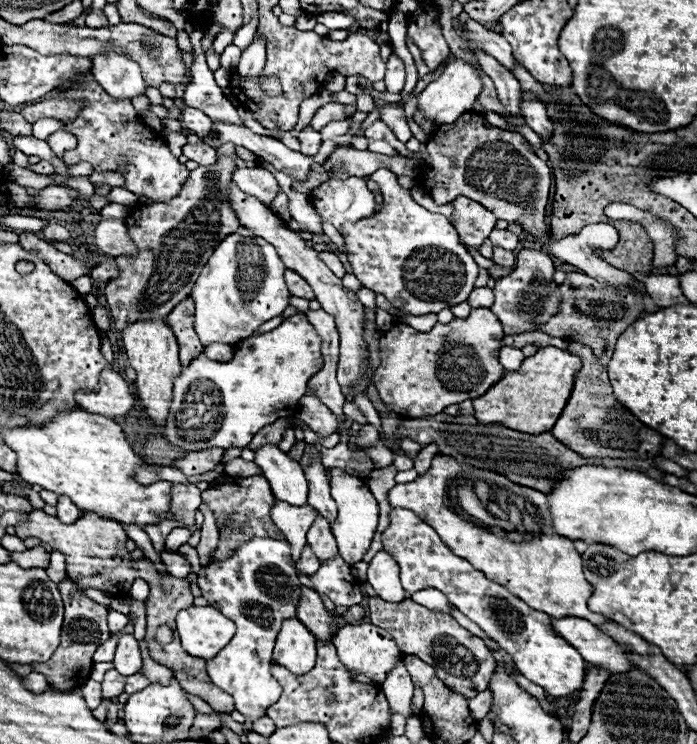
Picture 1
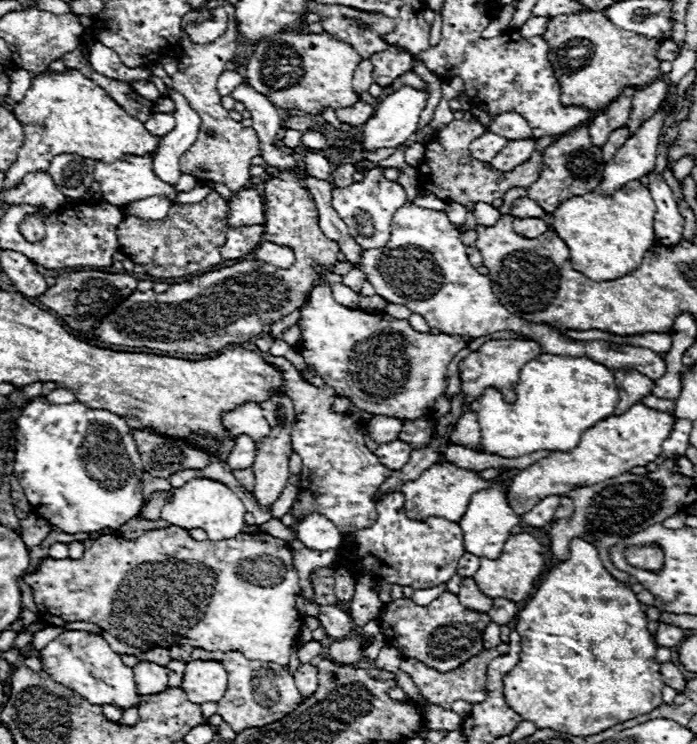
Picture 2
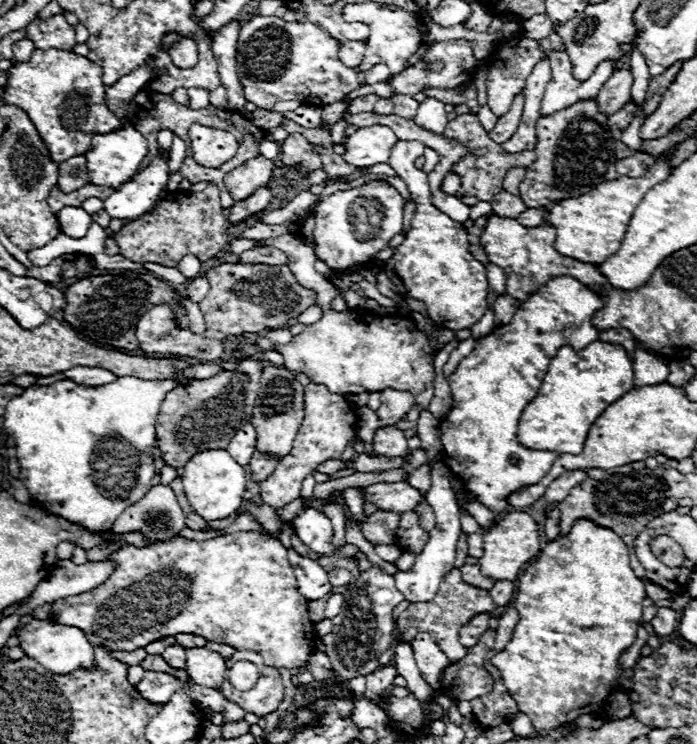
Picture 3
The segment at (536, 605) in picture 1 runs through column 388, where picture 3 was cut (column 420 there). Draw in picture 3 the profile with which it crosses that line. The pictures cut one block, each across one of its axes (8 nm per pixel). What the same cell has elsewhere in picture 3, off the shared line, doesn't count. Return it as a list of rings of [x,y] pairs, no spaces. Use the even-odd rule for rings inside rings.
[[[380,482],[362,488],[362,494],[376,504],[380,510],[390,510],[390,512],[408,512],[416,510],[416,506],[422,500],[422,492],[412,488],[408,482]]]

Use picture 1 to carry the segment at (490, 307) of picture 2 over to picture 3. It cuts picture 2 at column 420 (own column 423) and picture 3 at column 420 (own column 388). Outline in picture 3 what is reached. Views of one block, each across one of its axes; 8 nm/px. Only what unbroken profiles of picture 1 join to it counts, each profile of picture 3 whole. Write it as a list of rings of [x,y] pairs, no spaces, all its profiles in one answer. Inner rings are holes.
[[[396,142],[388,164],[406,182],[410,198],[416,204],[412,226],[406,232],[404,242],[394,250],[392,258],[386,260],[386,274],[398,286],[404,298],[414,298],[426,304],[426,310],[438,328],[464,330],[472,328],[488,310],[488,278],[486,266],[474,260],[470,254],[468,232],[464,224],[454,222],[430,202],[430,188],[426,172],[414,166],[414,160],[424,154],[420,142]]]

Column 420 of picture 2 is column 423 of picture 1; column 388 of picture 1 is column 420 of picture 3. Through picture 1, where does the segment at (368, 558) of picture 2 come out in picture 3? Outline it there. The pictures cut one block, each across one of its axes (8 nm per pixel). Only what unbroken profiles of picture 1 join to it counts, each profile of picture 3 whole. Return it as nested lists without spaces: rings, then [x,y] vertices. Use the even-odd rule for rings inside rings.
[[[402,512],[400,514],[400,524],[396,528],[396,544],[400,548],[408,548],[412,554],[420,554],[430,540],[430,532],[424,530],[418,522],[420,514],[418,512]]]

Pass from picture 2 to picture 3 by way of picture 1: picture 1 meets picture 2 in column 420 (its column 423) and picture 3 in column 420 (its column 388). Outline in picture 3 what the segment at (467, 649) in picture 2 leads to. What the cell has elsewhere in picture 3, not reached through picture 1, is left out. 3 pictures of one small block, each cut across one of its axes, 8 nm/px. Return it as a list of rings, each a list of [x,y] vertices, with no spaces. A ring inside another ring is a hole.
[[[454,568],[452,572],[448,572],[448,576],[444,576],[438,594],[430,602],[422,602],[422,604],[414,602],[400,614],[400,618],[396,622],[396,628],[398,628],[404,642],[414,640],[414,636],[418,632],[428,632],[436,640],[440,650],[444,650],[446,656],[452,662],[456,662],[466,654],[466,648],[458,640],[458,626],[464,626],[476,614],[492,612],[492,610],[496,610],[496,604],[492,602],[490,594],[480,590],[480,588],[472,588],[470,584],[466,584],[460,576],[460,570]]]

